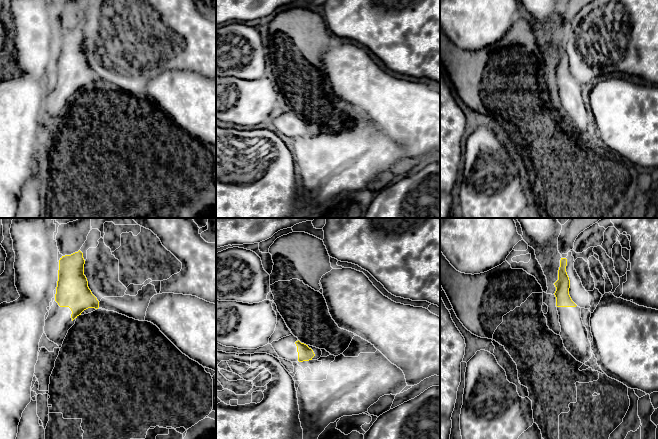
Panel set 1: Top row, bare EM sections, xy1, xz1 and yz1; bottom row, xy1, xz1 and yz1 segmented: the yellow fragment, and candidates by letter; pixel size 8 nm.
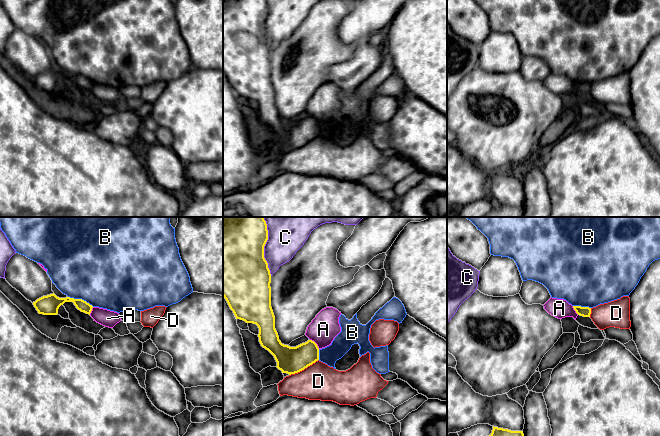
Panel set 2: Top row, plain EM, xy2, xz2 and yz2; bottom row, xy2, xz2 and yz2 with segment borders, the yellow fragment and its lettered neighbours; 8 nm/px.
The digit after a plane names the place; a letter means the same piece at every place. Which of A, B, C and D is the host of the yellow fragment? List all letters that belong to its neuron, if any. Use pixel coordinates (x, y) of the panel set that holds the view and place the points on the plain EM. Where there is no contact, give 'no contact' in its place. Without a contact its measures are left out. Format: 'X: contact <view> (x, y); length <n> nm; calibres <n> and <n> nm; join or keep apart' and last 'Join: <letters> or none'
A: contact xz2 (315, 119); length 110 nm; calibres 220 and 220 nm; keep apart
B: contact xy2 (81, 75); length 220 nm; calibres 140 and 500 nm; keep apart
C: contact xz2 (263, 26); length 420 nm; calibres 500 and 280 nm; keep apart
D: contact xz2 (303, 145); length 280 nm; calibres 220 and 300 nm; keep apart
Join: none

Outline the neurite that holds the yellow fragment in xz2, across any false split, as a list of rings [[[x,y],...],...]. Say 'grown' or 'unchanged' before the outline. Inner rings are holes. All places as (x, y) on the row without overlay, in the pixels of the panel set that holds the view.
unchanged; [[[223,0],[223,73],[236,95],[258,102],[261,122],[274,132],[276,143],[282,149],[291,151],[318,137],[319,124],[312,116],[296,123],[284,121],[279,116],[271,83],[271,50],[264,34],[267,16],[267,0]]]

